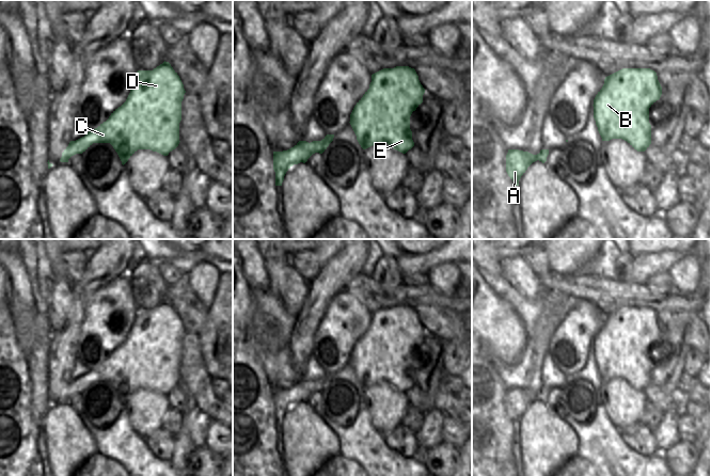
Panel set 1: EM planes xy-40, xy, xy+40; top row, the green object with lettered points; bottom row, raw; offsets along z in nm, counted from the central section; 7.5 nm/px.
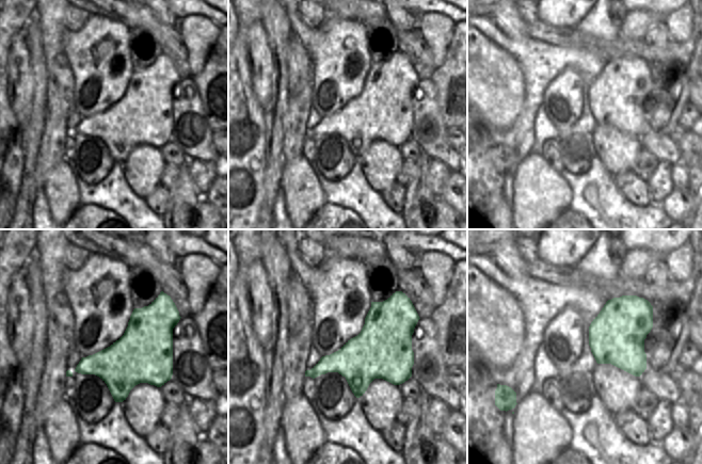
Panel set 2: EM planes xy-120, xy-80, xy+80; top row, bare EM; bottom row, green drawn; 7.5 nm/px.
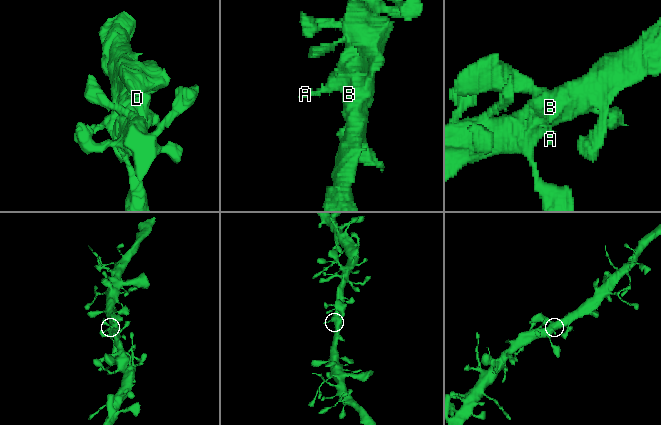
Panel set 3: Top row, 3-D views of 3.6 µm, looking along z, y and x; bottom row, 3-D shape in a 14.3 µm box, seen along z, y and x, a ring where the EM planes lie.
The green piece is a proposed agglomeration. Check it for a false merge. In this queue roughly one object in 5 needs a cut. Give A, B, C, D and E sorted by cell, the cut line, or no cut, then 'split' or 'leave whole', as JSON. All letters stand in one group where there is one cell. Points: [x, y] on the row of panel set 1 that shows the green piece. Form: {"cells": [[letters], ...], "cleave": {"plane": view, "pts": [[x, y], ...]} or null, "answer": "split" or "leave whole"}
{"cells": [["A", "B", "C", "D", "E"]], "cleave": null, "answer": "leave whole"}

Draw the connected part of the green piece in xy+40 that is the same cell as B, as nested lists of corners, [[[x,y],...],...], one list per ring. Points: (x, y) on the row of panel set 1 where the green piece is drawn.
[[[622,68],[605,77],[592,105],[594,118],[602,141],[622,139],[637,152],[645,152],[651,144],[649,108],[661,95],[662,86],[657,73],[650,68]]]

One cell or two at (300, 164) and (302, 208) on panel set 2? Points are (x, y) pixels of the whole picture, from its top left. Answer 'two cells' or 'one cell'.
one cell

